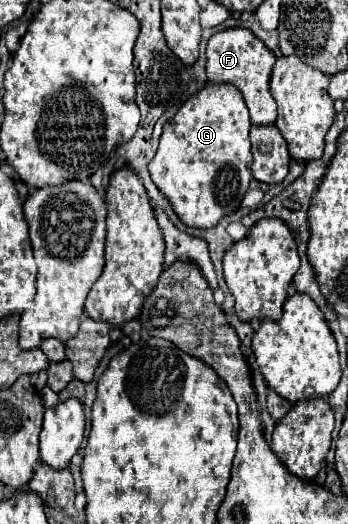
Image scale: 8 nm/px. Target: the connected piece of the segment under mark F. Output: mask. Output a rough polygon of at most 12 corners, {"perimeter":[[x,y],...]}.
{"perimeter":[[250,29],[206,47],[208,81],[234,85],[252,125],[274,125],[268,87],[276,61]]}

